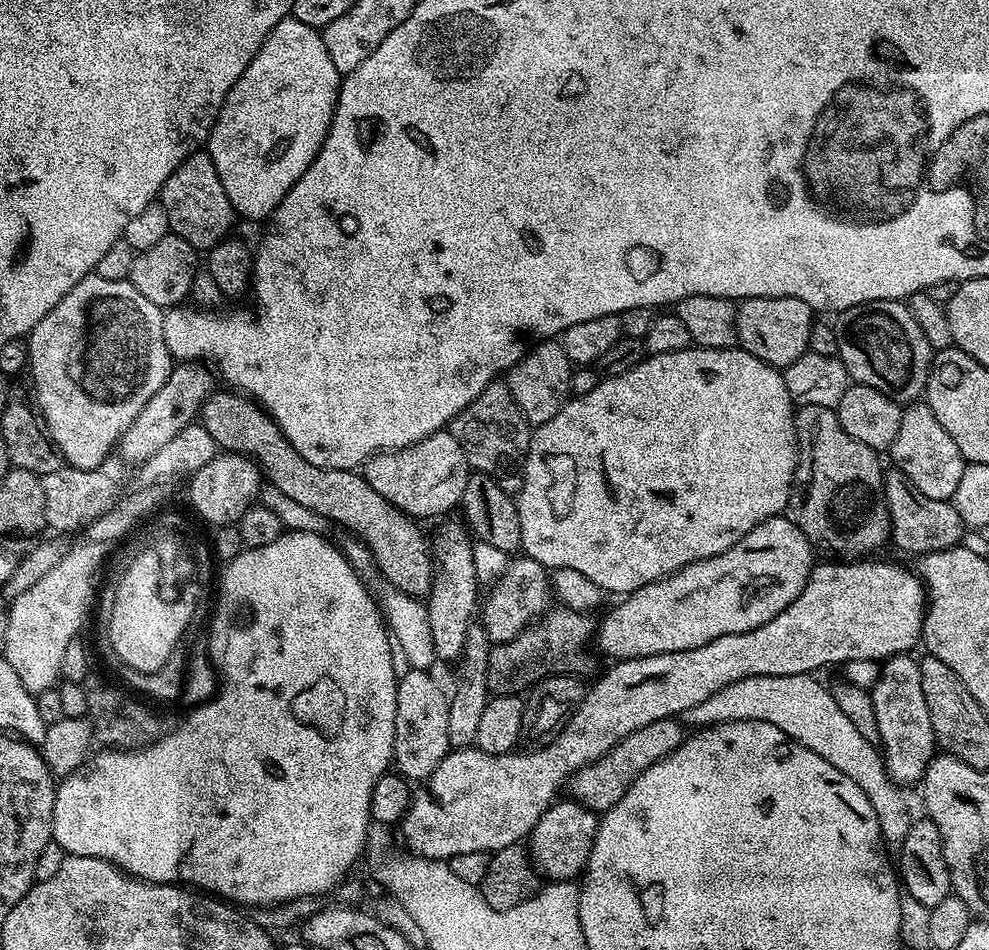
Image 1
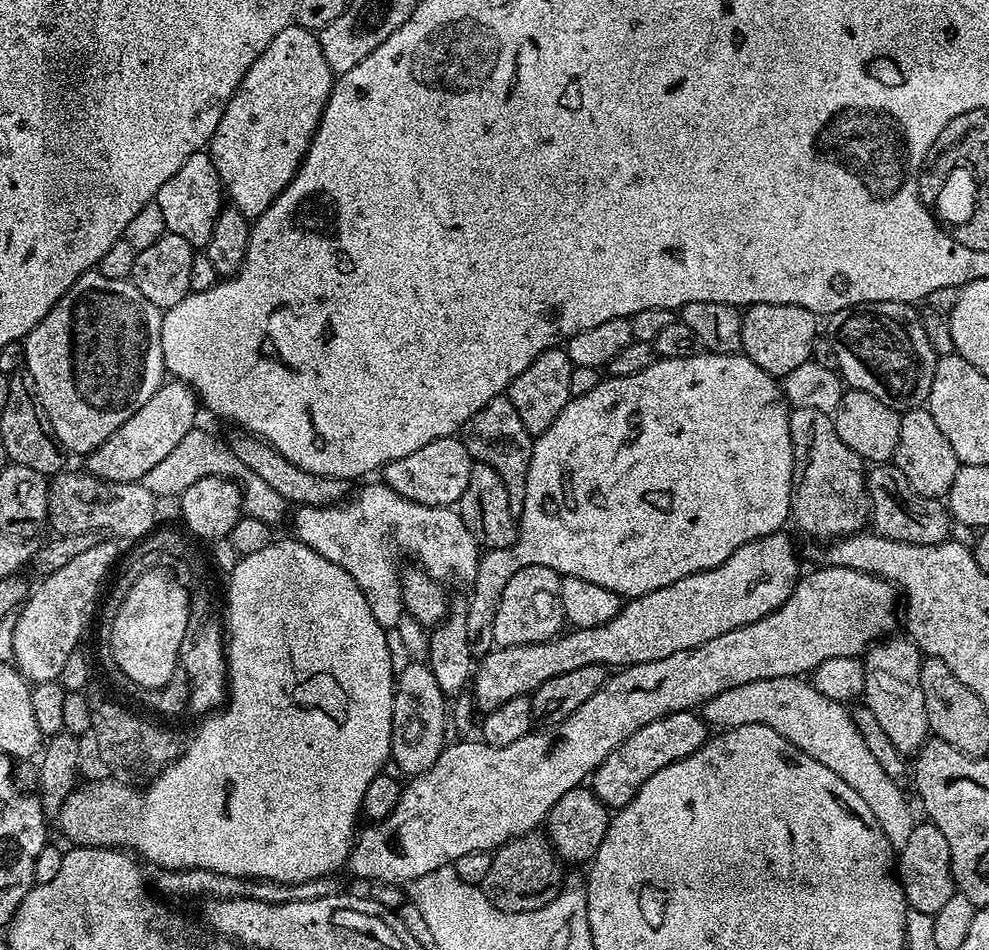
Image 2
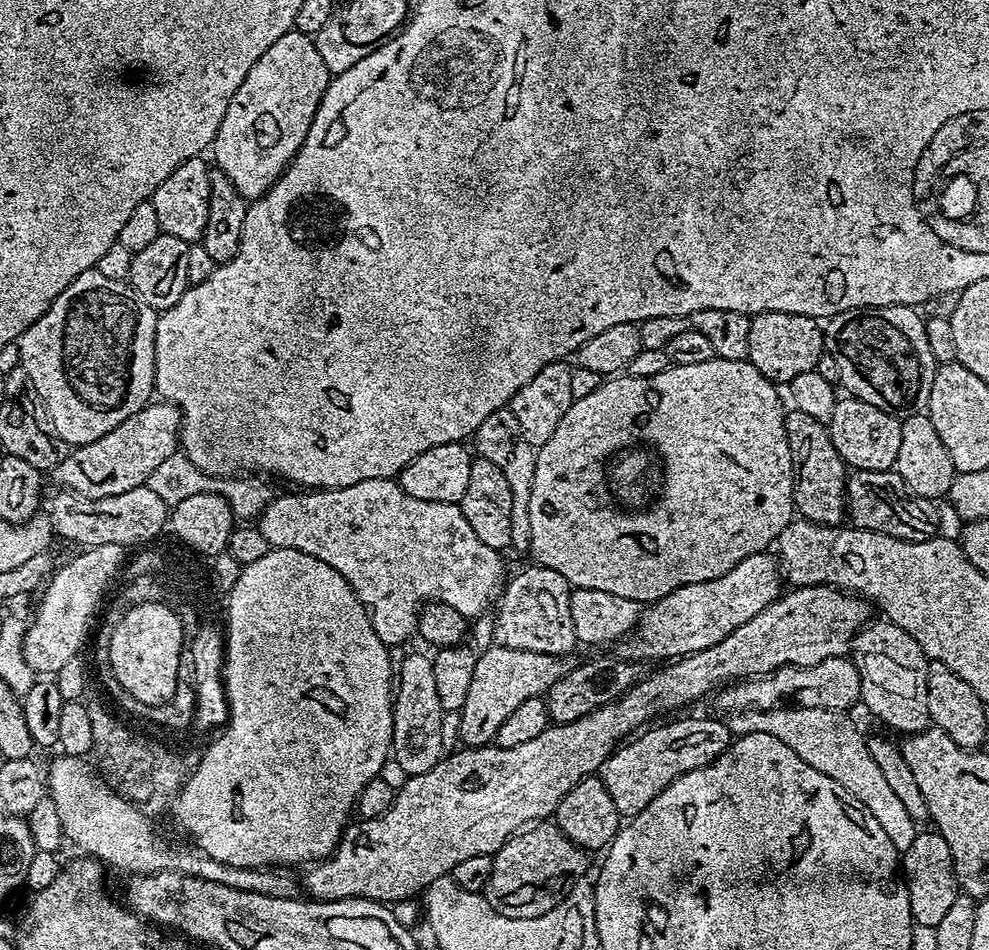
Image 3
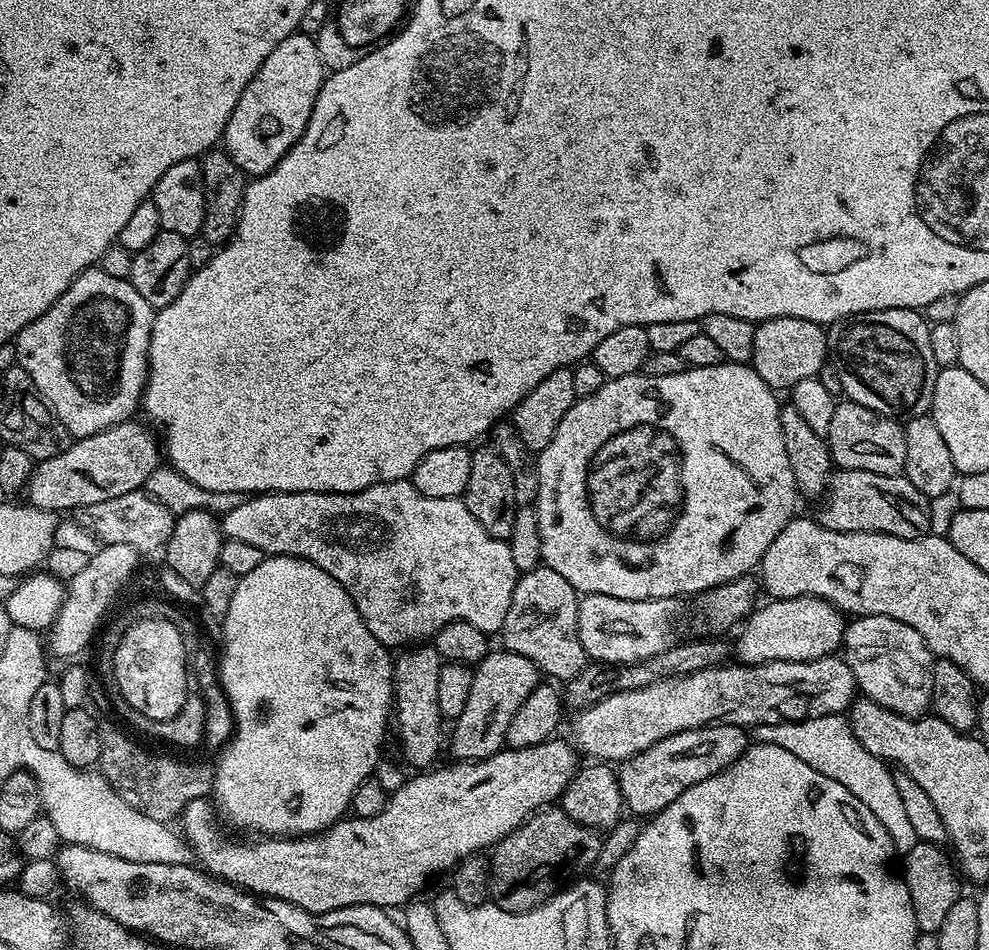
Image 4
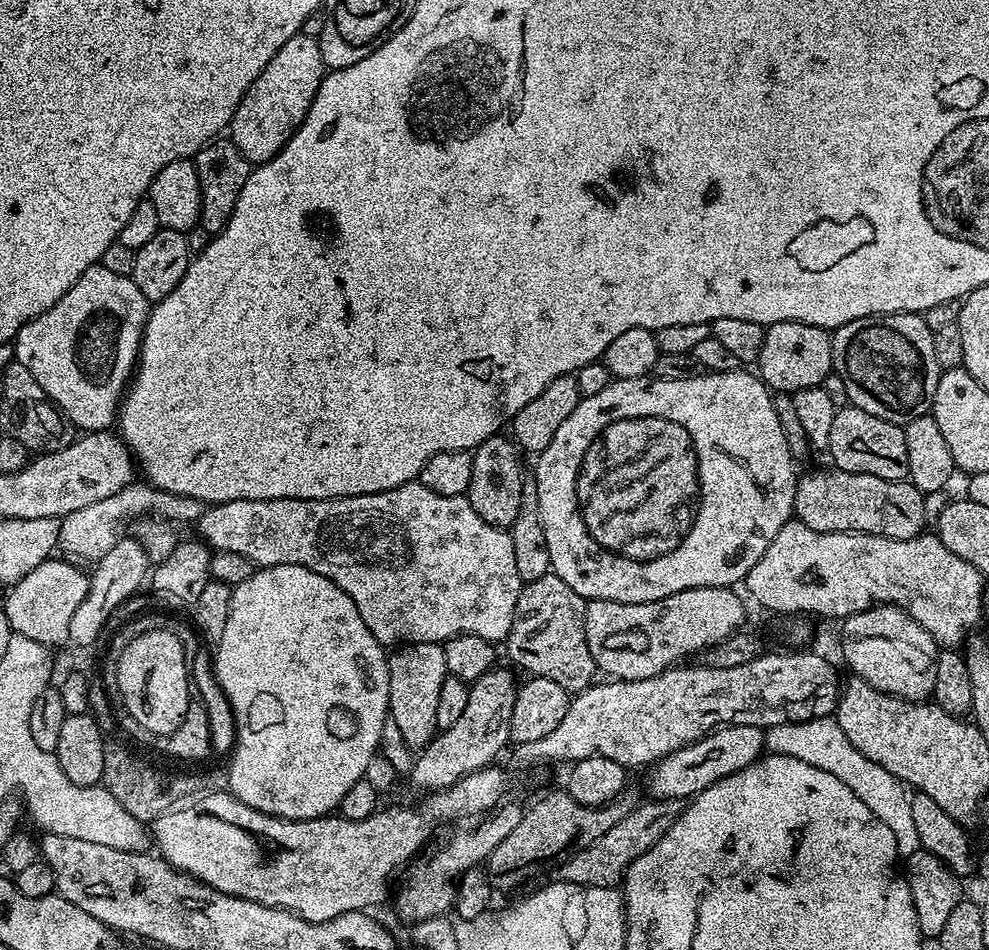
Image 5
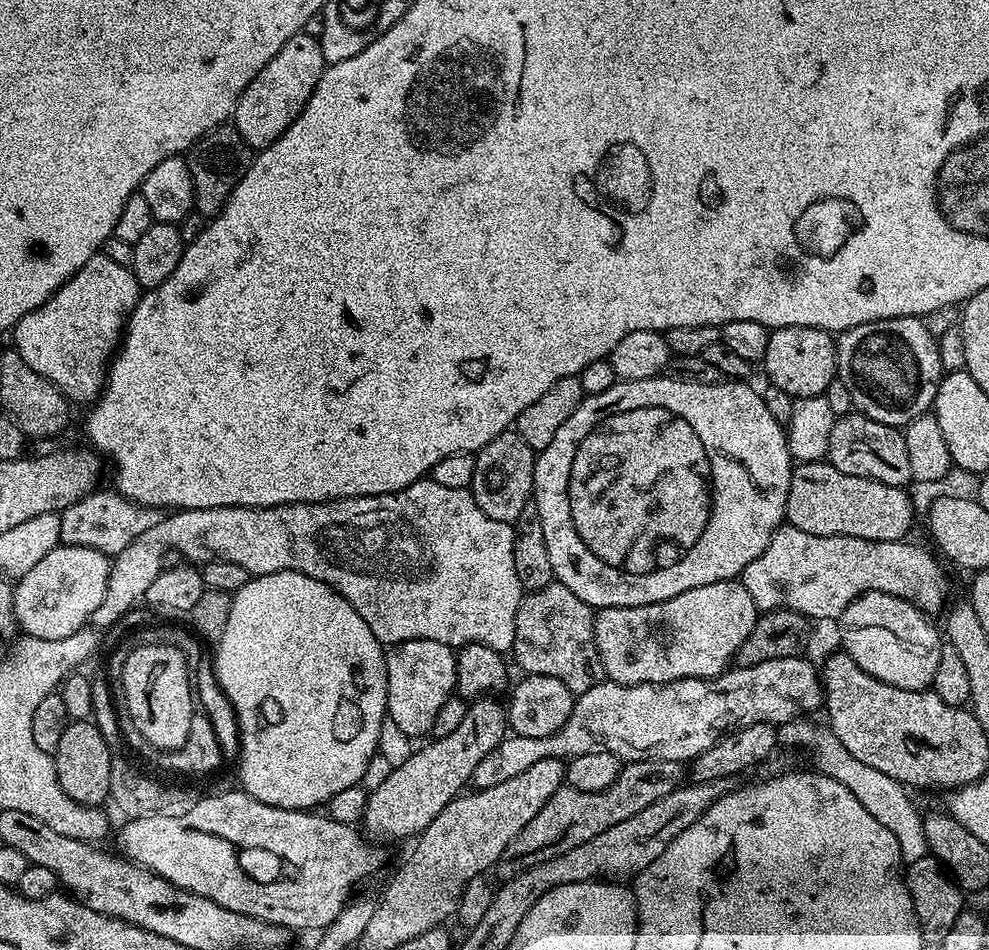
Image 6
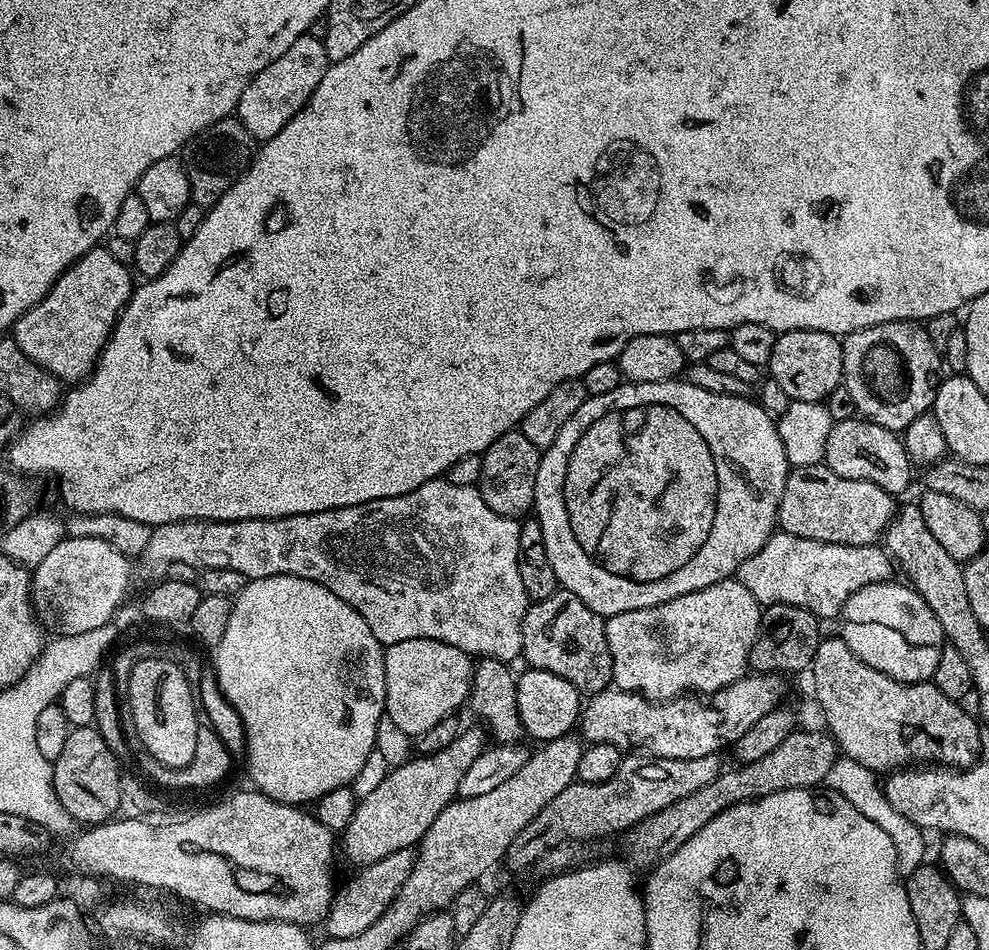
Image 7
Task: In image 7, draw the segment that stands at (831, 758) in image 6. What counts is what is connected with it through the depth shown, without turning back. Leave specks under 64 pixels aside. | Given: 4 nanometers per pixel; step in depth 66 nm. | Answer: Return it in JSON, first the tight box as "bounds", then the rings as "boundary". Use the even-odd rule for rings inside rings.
{"bounds":[826,758,925,873],"boundary":[[[837,758],[830,770],[826,784],[827,787],[832,787],[829,789],[833,793],[846,798],[846,802],[850,802],[850,806],[854,806],[854,810],[866,814],[866,818],[870,818],[870,822],[874,822],[880,829],[886,830],[886,834],[890,834],[890,838],[894,838],[894,850],[898,854],[901,873],[913,872],[925,863],[925,833],[917,824],[910,822],[910,818],[906,818],[906,814],[898,814],[898,810],[894,810],[894,806],[890,806],[890,798],[886,798],[884,785],[877,773],[870,771],[866,766],[862,766],[862,762]]]}

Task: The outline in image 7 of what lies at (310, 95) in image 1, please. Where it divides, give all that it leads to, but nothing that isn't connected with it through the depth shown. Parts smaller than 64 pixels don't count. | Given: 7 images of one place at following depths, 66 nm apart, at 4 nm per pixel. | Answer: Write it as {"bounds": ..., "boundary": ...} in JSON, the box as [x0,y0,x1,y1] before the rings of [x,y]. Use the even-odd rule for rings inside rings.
{"bounds":[235,34,329,142],"boundary":[[[307,34],[300,36],[282,58],[274,58],[274,62],[270,62],[270,66],[266,66],[266,70],[259,72],[250,86],[242,90],[235,115],[258,142],[274,138],[274,134],[278,134],[278,130],[282,130],[282,126],[286,126],[286,122],[306,106],[318,82],[322,82],[329,63],[323,40]]]}

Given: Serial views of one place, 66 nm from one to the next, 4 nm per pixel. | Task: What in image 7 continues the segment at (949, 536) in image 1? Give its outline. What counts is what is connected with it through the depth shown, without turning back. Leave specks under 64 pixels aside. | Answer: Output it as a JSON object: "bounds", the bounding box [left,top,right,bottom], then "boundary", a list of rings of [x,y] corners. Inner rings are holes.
{"bounds":[776,464,897,546],"boundary":[[[815,464],[789,471],[776,523],[779,531],[798,538],[814,538],[842,546],[866,546],[876,544],[883,537],[897,507],[897,497],[882,490],[882,486],[858,478],[842,478],[842,474],[834,474],[827,464]]]}

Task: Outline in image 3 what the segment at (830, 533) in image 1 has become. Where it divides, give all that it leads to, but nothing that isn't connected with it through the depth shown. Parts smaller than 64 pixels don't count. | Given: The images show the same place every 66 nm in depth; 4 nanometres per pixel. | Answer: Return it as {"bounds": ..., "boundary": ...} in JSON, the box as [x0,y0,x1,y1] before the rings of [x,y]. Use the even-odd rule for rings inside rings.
{"bounds":[784,410,846,526],"boundary":[[[792,410],[784,417],[786,442],[792,459],[792,502],[803,519],[815,524],[840,526],[846,520],[846,465],[834,450],[825,421]]]}

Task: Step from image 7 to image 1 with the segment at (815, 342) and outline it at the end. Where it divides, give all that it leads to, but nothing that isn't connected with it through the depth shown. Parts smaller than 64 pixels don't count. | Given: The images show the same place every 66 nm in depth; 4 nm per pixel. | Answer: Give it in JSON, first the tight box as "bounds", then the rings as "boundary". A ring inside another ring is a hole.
{"bounds":[736,298,814,370],"boundary":[[[750,298],[739,301],[736,309],[736,339],[754,358],[783,370],[808,351],[813,323],[814,310],[802,298]]]}

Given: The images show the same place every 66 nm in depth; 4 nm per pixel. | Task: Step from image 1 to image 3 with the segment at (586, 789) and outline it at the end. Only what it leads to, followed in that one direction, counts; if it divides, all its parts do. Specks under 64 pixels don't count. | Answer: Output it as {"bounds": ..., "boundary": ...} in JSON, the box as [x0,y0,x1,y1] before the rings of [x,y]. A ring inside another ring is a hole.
{"bounds":[602,716,734,818],"boundary":[[[704,716],[672,719],[676,718],[660,722],[665,724],[657,723],[655,726],[645,727],[639,734],[621,743],[606,758],[602,779],[606,790],[610,790],[610,798],[614,798],[614,806],[618,806],[621,817],[631,818],[646,810],[652,799],[674,778],[714,762],[714,758],[721,756],[734,739],[723,719],[707,720]],[[656,726],[657,728],[652,728]]]}

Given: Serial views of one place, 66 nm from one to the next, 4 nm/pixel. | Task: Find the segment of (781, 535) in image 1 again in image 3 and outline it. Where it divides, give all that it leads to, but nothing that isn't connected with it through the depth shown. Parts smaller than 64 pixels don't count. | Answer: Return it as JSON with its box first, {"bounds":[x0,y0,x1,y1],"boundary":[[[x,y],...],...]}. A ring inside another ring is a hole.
{"bounds":[458,550,782,748],"boundary":[[[765,550],[742,558],[734,570],[710,582],[682,586],[661,600],[653,600],[641,611],[635,629],[619,641],[619,659],[668,662],[673,658],[689,656],[698,650],[718,646],[726,634],[734,634],[738,626],[750,622],[754,614],[762,614],[766,606],[782,594],[782,568],[777,557]],[[493,646],[483,649],[476,657],[474,678],[470,681],[470,691],[466,693],[466,706],[458,714],[460,736],[470,748],[491,745],[496,739],[498,726],[530,698],[544,696],[565,674],[575,668],[578,660],[575,655],[551,656],[534,650],[510,650]]]}

